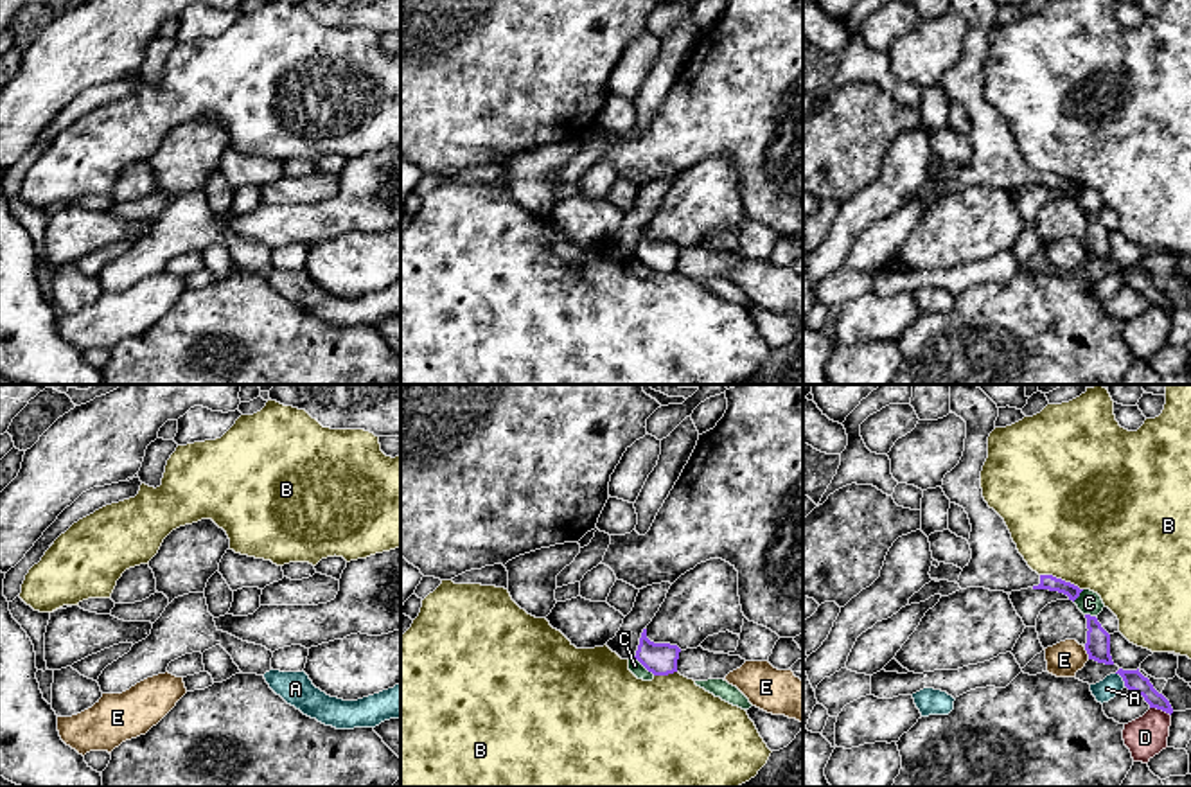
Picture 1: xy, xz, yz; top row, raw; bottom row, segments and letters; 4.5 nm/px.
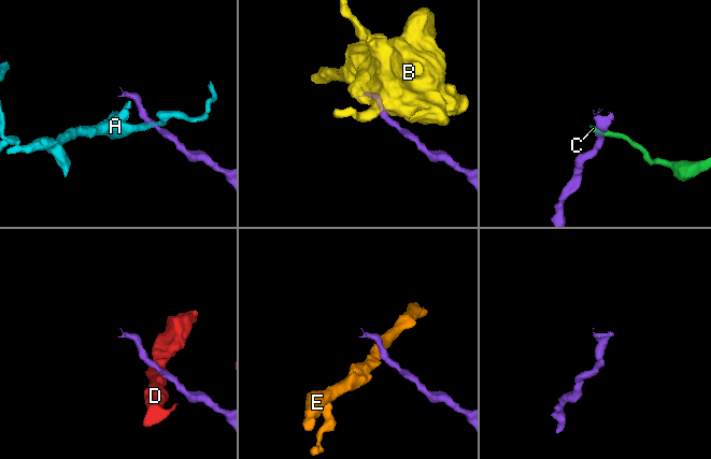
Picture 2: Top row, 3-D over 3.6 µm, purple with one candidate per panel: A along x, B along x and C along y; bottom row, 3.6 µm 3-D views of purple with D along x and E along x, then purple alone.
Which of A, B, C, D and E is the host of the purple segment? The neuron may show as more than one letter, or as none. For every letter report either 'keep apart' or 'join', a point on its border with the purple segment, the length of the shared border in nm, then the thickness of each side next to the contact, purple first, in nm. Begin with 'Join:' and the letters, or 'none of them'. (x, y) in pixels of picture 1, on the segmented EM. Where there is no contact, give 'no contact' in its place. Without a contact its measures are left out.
Join: none of them
A: keep apart; contact yz (1123, 680); length 90 nm; calibres 90 and 90 nm
B: keep apart; contact yz (1060, 579); length 200 nm; calibres 70 and 500 nm
C: keep apart; contact xz (645, 667); length 130 nm; calibres 140 and 60 nm
D: keep apart; contact yz (1161, 708); length 100 nm; calibres 90 and 180 nm
E: keep apart; contact yz (1087, 653); length 60 nm; calibres 110 and 160 nm

